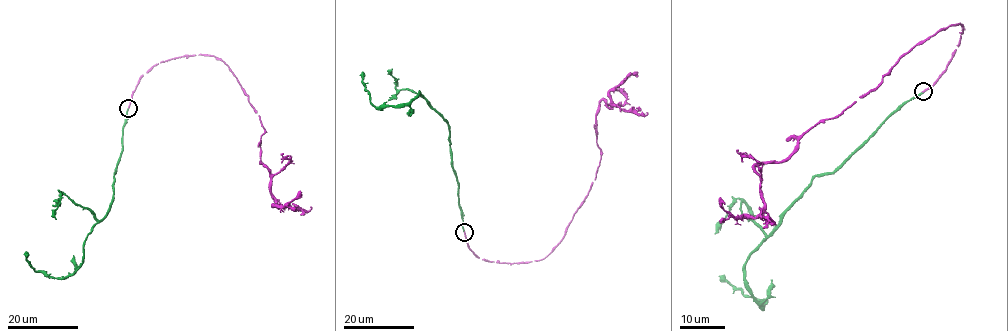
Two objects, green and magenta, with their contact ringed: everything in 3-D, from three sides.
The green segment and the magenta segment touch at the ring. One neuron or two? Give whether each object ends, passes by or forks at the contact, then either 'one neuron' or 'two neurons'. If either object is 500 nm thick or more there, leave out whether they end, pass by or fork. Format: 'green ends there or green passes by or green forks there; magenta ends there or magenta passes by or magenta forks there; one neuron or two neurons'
green ends there; magenta ends there; one neuron

